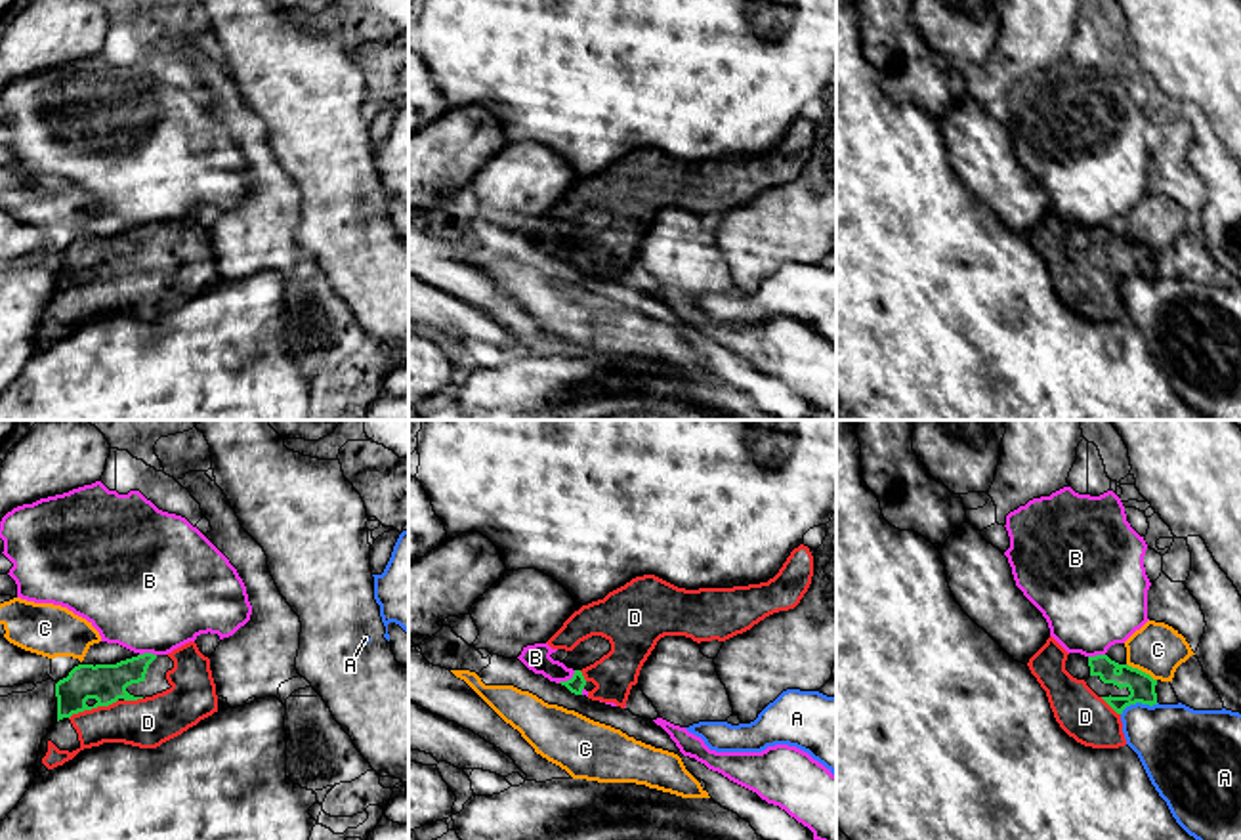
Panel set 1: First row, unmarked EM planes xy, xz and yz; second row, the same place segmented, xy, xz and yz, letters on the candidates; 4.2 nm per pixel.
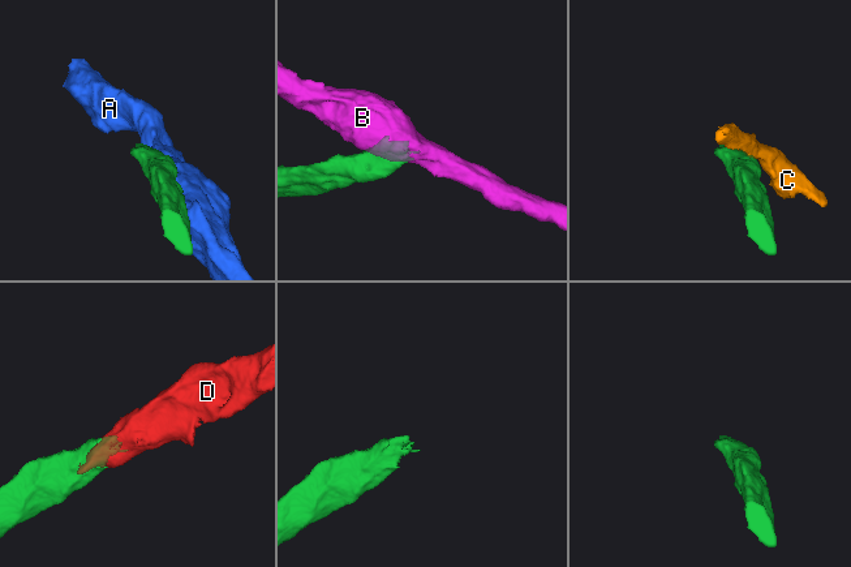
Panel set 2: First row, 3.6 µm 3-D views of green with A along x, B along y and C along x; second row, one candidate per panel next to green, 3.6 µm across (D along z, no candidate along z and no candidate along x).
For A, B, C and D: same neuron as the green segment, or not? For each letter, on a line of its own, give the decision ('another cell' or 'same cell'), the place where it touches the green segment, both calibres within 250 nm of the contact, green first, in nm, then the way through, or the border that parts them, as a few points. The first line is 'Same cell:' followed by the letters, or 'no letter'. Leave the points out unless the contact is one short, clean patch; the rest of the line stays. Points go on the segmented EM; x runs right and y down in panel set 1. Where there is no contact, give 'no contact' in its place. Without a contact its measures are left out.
Same cell: D
A: another cell | yz (1138, 701) | 110/340 nm
B: another cell | xz (567, 680) | 70/110 nm | along xz (575, 671), (569, 678), (558, 682)
C: another cell | yz (1140, 671) | 110/220 nm | along yz (1127, 663), (1156, 680)
D: same cell | xy (92, 707) | 160/220 nm

